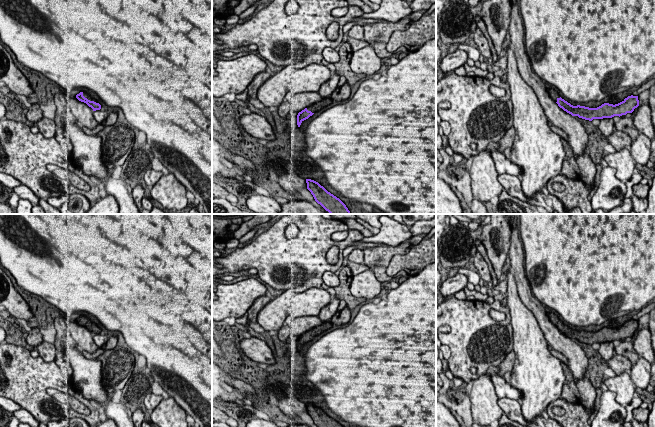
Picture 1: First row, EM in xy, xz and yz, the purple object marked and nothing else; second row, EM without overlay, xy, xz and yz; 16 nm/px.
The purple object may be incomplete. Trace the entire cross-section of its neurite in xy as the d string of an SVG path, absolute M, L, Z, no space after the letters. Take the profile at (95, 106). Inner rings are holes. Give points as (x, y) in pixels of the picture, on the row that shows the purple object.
M80 92L76 95L76 98L81 102L86 103L89 107L93 109L93 111L101 109L101 105L86 92Z

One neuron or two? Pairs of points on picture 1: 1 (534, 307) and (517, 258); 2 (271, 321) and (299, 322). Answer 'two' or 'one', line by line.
1: one
2: two

